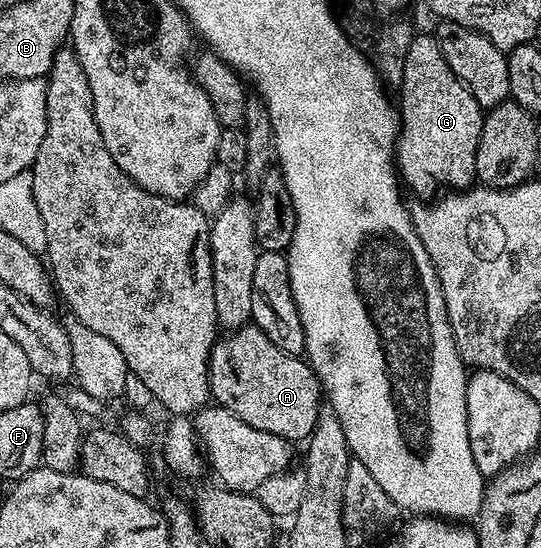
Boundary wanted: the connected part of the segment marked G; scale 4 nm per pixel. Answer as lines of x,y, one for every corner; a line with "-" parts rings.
417,34
409,42
403,63
403,82
398,85
397,92
399,139
396,141
396,163
402,183
408,189
411,187
423,202
433,200
440,190
466,190
472,187
476,183
475,155
485,112
471,91
457,78
457,74
449,70
449,62
445,62
441,46
435,41
434,35

